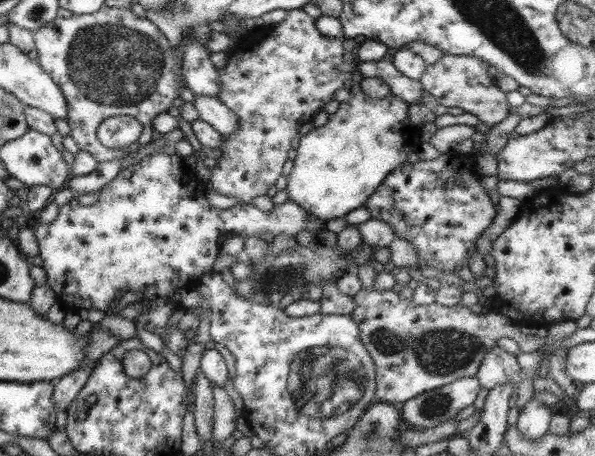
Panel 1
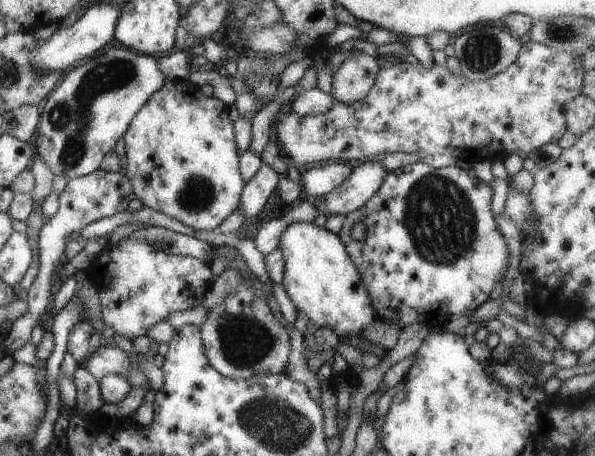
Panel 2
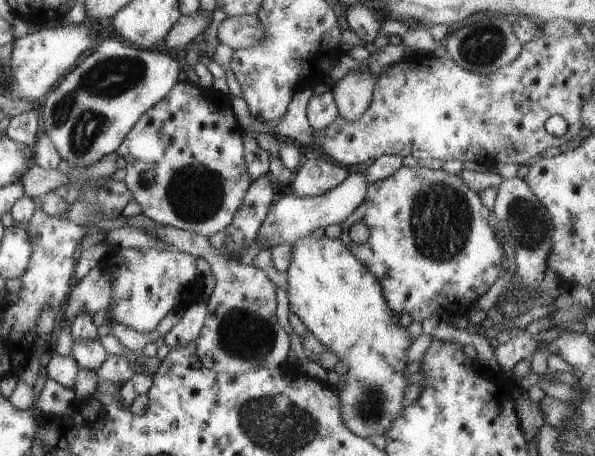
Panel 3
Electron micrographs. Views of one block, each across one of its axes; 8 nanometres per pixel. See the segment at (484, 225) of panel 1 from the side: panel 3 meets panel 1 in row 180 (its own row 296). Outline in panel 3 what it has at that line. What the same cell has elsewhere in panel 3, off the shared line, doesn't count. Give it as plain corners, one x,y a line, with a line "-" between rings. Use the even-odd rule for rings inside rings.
420,163
411,167
401,165
391,176
369,183
361,204
340,222
338,239
379,281
390,311
398,316
408,314
419,322
436,314
448,322
466,315
478,297
501,276
504,253
487,223
487,216
489,210
481,203
478,193
469,189
457,173
428,169
-
353,222
363,222
369,228
369,238
361,244
353,244
347,236

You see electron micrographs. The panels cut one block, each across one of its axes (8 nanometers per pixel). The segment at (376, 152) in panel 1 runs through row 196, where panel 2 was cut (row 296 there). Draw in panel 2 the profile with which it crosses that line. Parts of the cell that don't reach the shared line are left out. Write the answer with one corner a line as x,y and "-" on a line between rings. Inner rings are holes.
292,222
281,231
278,249
281,251
284,260
281,284
286,295
295,308
299,310
299,313
303,312
309,322
316,324
317,328
323,326
332,328
340,341
341,336
351,336
353,334
361,338
362,336
359,335
361,328
375,320
379,320
371,304
368,292
362,285
363,282
356,266
349,260
349,256
344,251
344,246
338,235
330,233
325,227
316,226
312,222

